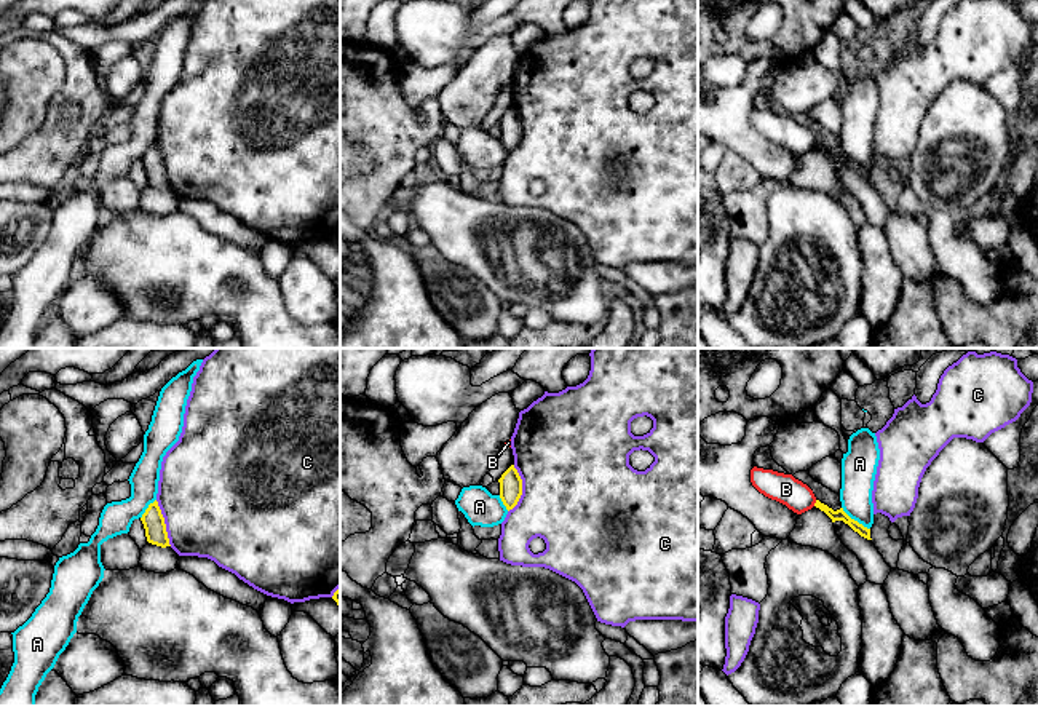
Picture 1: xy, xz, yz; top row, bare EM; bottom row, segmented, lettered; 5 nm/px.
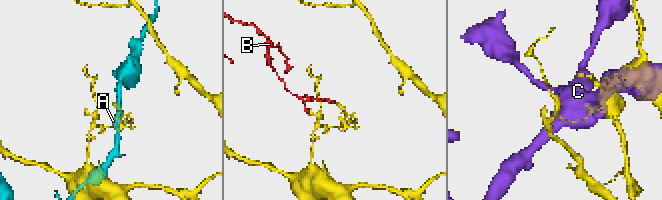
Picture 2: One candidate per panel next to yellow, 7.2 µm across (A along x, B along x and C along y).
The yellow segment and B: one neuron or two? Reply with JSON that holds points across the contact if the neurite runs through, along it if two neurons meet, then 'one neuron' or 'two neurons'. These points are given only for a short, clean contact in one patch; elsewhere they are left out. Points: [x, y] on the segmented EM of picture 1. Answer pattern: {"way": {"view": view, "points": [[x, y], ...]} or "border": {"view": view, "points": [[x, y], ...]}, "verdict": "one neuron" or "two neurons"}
{"border": {"view": "yz", "points": [[816, 500], [813, 505]]}, "verdict": "two neurons"}

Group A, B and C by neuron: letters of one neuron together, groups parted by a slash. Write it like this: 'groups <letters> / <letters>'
groups A / B / C

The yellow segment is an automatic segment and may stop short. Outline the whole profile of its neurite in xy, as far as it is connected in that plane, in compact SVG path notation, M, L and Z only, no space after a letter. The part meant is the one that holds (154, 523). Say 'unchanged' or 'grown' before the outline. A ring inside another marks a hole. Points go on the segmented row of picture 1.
unchanged; M156 500L149 505L141 521L144 524L145 537L149 543L161 548L171 546L168 532L166 532L164 518L161 514L161 510Z

